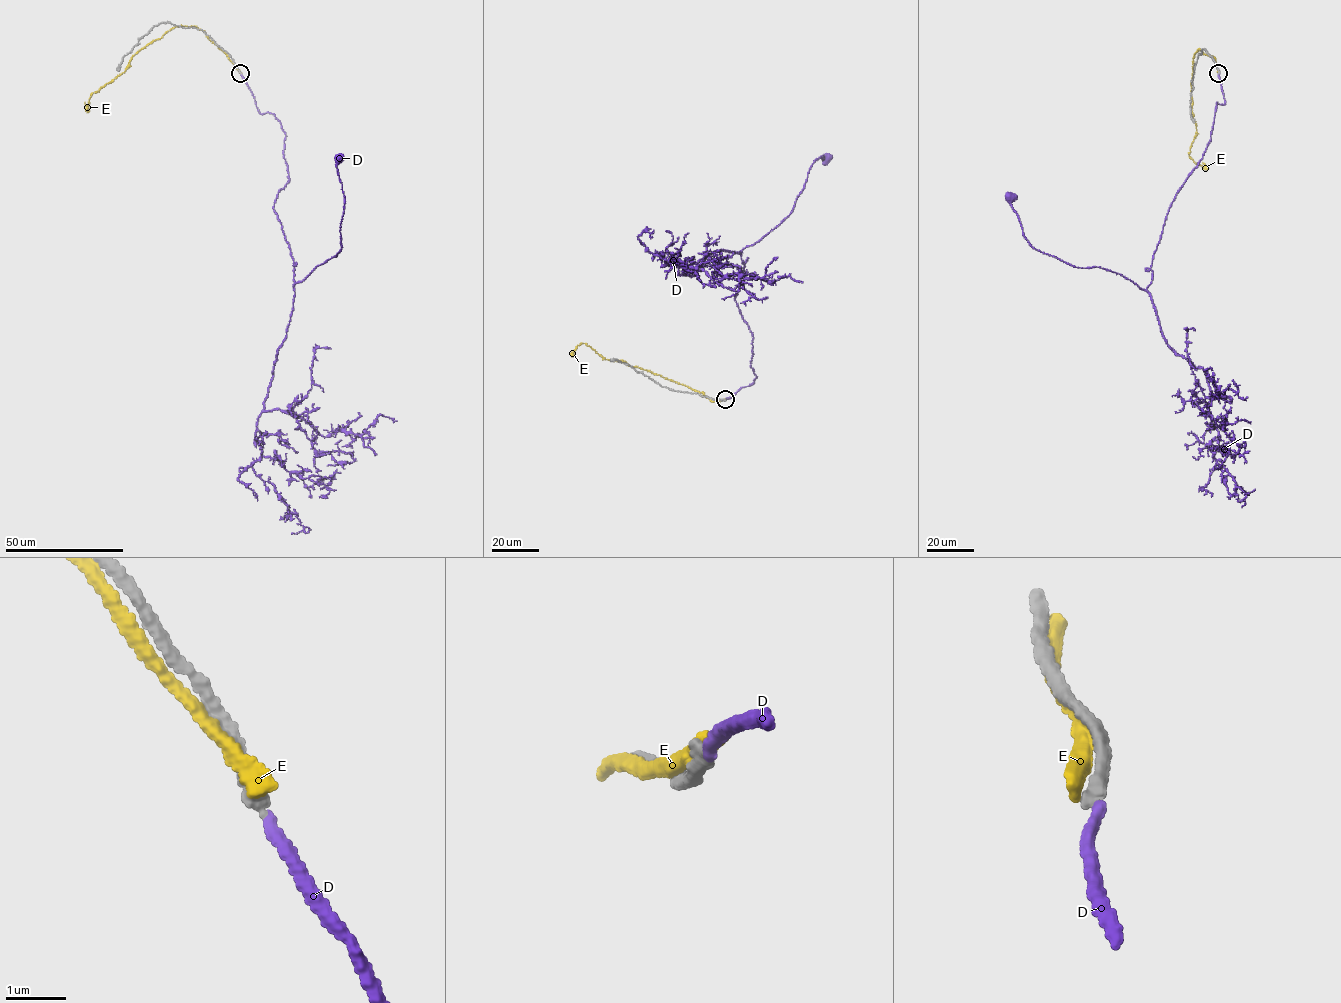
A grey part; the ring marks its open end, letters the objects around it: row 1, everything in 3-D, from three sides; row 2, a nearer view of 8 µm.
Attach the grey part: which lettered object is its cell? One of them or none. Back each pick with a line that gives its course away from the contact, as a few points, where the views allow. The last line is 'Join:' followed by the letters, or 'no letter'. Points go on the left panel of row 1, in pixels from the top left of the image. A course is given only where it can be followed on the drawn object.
Join: no letter

